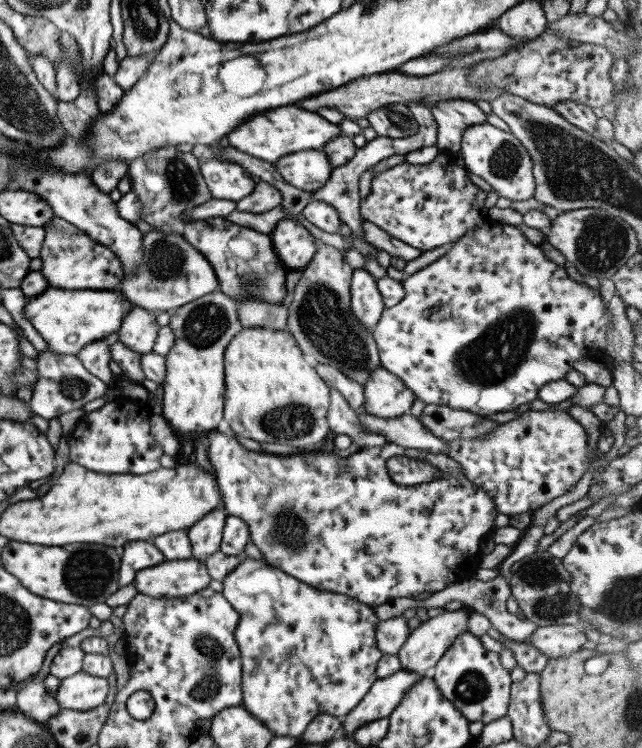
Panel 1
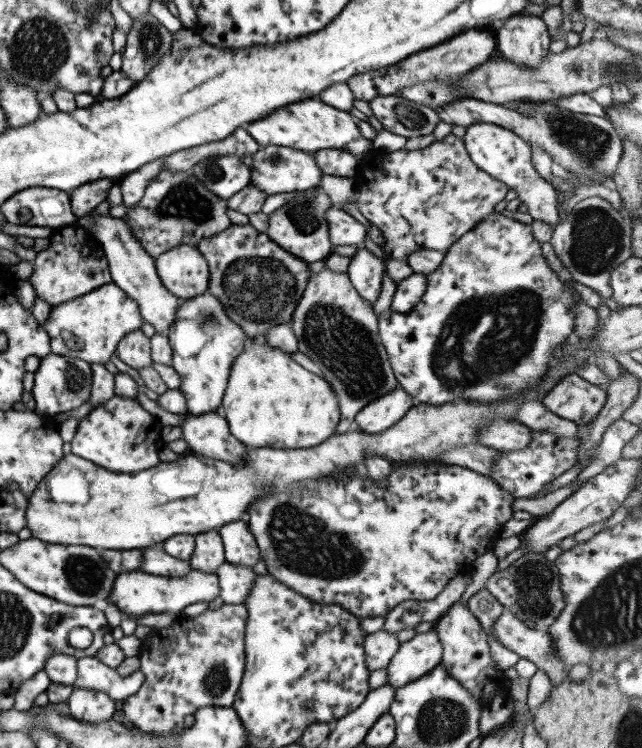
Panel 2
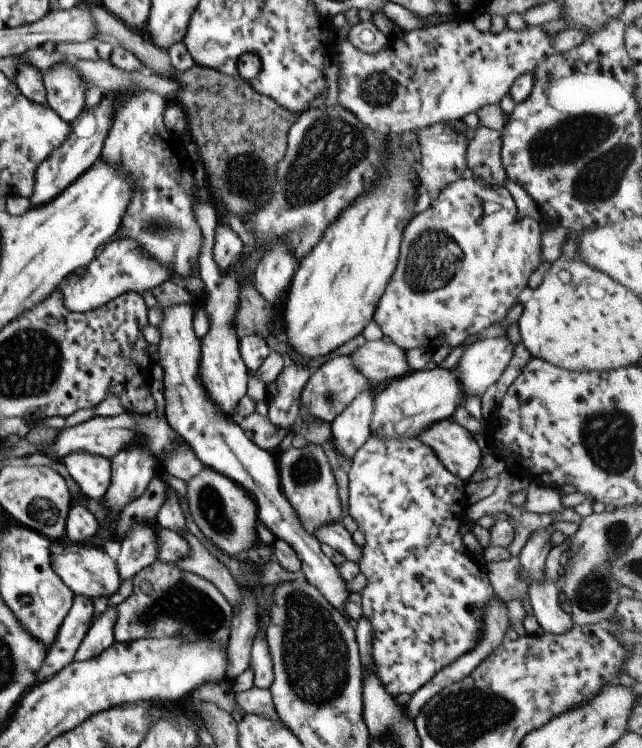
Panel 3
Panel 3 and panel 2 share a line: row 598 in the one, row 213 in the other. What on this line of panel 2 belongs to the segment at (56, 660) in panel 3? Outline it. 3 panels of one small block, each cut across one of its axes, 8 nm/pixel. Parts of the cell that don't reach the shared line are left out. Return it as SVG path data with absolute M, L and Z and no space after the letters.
M117 178L99 179L82 184L68 192L71 212L79 219L92 212L94 207L106 200L109 188L117 184Z

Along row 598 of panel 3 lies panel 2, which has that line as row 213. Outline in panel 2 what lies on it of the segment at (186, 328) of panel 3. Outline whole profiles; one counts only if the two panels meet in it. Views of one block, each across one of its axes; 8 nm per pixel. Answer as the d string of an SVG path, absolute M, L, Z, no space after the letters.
M330 206L326 210L328 239L333 248L336 246L361 247L366 230L358 220L345 214L340 208Z

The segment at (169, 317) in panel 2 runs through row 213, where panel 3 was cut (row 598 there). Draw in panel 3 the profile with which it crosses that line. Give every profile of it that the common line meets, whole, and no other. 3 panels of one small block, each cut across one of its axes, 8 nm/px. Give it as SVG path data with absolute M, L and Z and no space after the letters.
M66 540L53 544L50 565L53 572L74 595L81 595L88 599L109 598L118 591L121 584L117 564L95 544L71 543Z

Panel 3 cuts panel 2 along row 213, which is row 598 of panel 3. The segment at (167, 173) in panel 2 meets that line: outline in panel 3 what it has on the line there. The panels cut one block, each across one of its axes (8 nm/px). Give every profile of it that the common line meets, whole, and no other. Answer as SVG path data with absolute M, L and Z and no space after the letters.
M159 560L139 570L131 582L131 594L115 606L114 642L121 644L146 637L179 636L185 642L205 639L226 648L232 606L211 582Z

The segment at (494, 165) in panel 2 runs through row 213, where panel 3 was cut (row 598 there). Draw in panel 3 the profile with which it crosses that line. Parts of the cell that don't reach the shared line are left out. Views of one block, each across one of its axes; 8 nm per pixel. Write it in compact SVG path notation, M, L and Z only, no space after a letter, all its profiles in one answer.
M547 580L528 586L528 598L532 615L545 633L562 635L567 632L573 622L560 605L557 584Z

